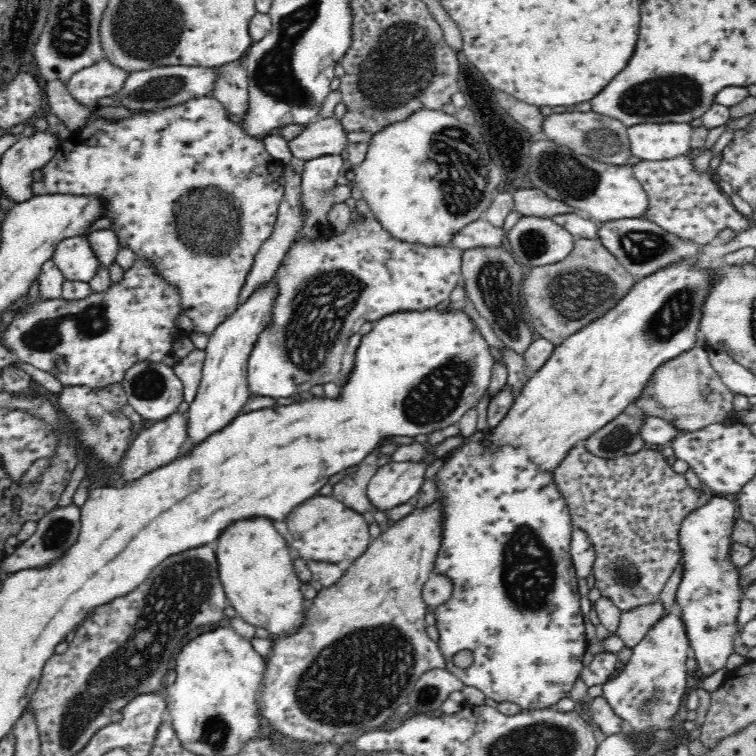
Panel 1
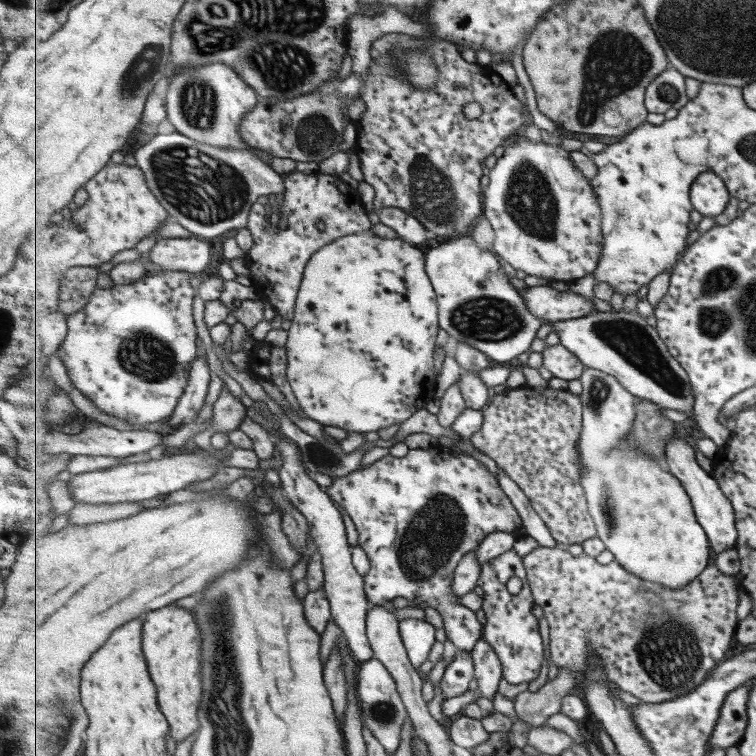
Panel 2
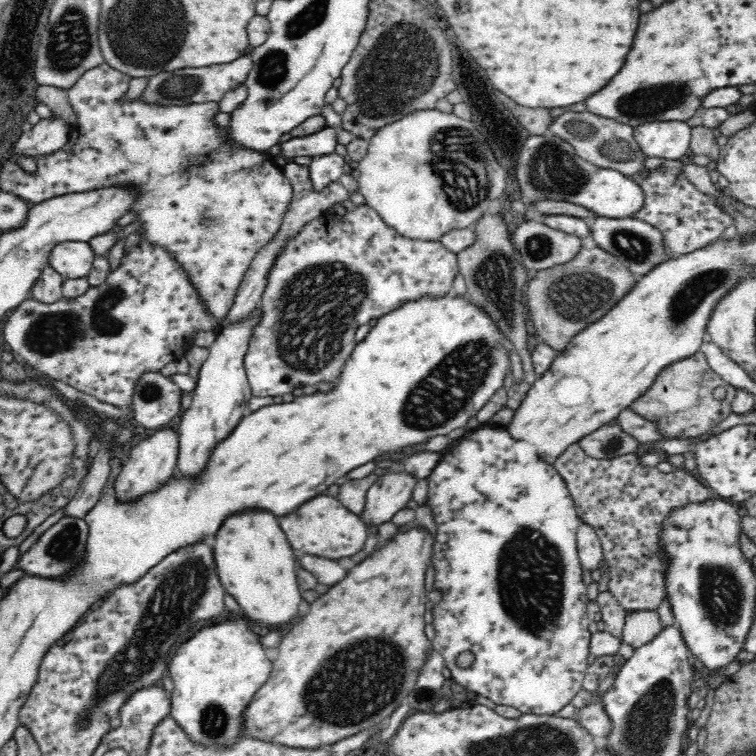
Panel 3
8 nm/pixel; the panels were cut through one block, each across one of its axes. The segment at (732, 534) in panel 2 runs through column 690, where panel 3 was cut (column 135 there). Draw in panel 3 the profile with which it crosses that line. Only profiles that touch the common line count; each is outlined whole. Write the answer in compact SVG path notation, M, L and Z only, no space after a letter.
M173 421L166 427L154 429L154 432L140 440L136 446L132 446L128 460L124 462L120 474L116 476L115 486L116 494L122 499L130 499L136 494L154 490L164 481L167 481L174 472L176 472L177 463L179 460L179 432L176 430L176 421Z

